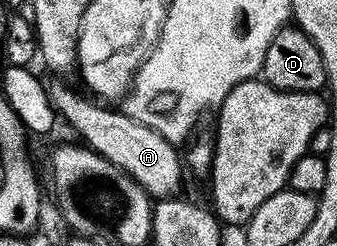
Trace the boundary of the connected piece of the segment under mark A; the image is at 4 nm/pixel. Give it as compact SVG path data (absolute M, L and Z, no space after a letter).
M62 79L48 83L49 98L56 113L67 120L88 147L125 170L154 199L168 199L178 193L185 168L180 151L173 144L161 133L128 116L126 111L109 110L110 107L85 99L59 80Z

